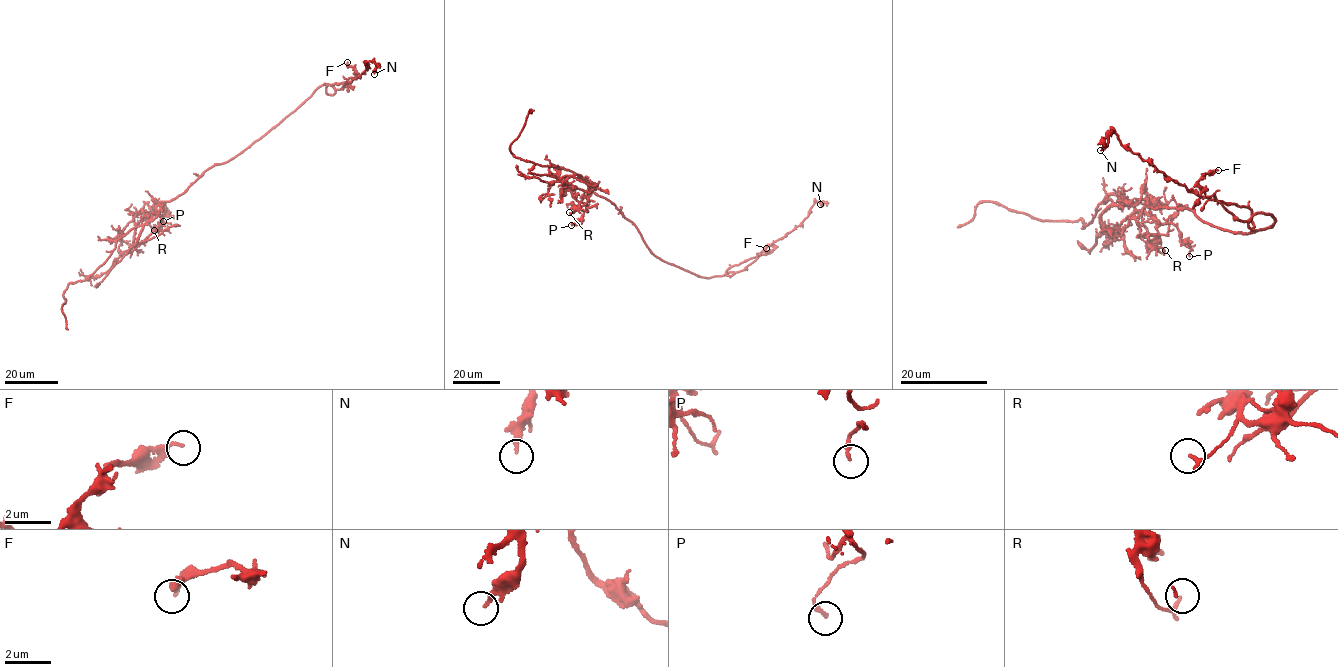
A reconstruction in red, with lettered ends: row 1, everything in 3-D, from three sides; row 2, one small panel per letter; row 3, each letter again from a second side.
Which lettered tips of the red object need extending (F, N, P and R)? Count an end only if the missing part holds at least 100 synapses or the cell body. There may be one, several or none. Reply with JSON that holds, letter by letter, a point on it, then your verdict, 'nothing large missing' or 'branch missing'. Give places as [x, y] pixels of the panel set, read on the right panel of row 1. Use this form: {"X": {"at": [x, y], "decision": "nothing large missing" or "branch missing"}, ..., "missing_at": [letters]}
{"F": {"at": [1218, 170], "decision": "nothing large missing"}, "N": {"at": [1100, 150], "decision": "nothing large missing"}, "P": {"at": [1189, 256], "decision": "nothing large missing"}, "R": {"at": [1165, 250], "decision": "nothing large missing"}, "missing_at": []}

